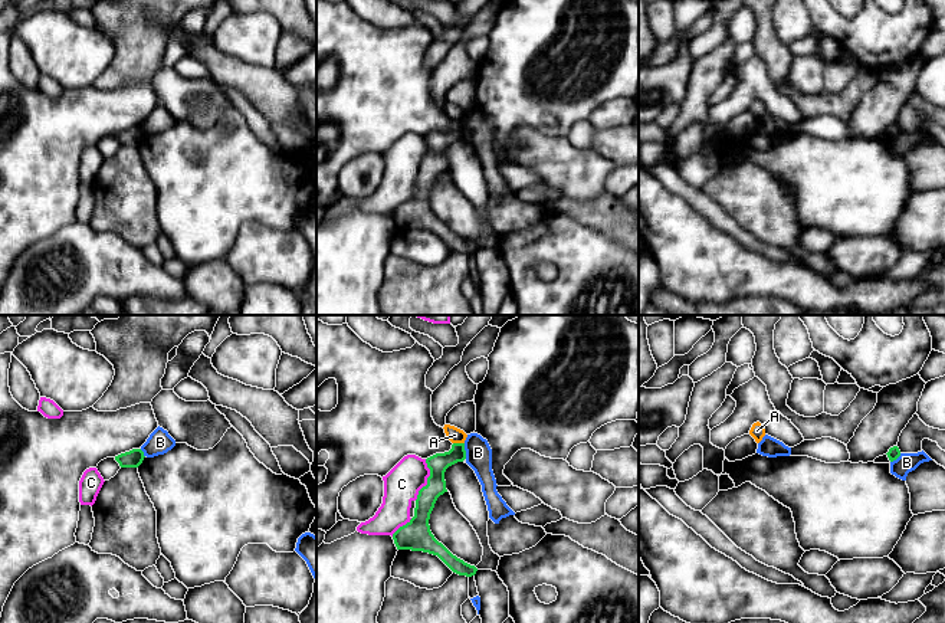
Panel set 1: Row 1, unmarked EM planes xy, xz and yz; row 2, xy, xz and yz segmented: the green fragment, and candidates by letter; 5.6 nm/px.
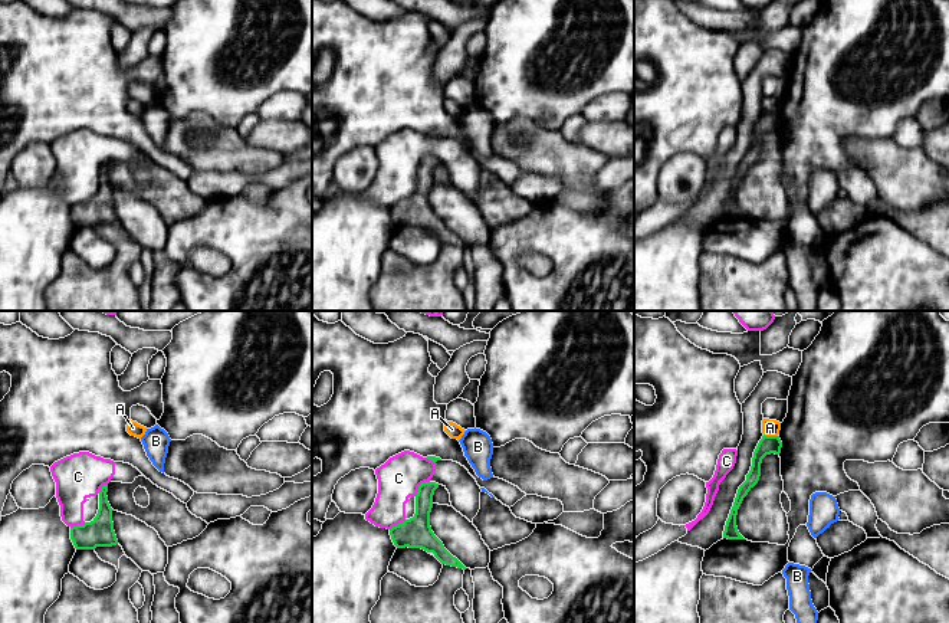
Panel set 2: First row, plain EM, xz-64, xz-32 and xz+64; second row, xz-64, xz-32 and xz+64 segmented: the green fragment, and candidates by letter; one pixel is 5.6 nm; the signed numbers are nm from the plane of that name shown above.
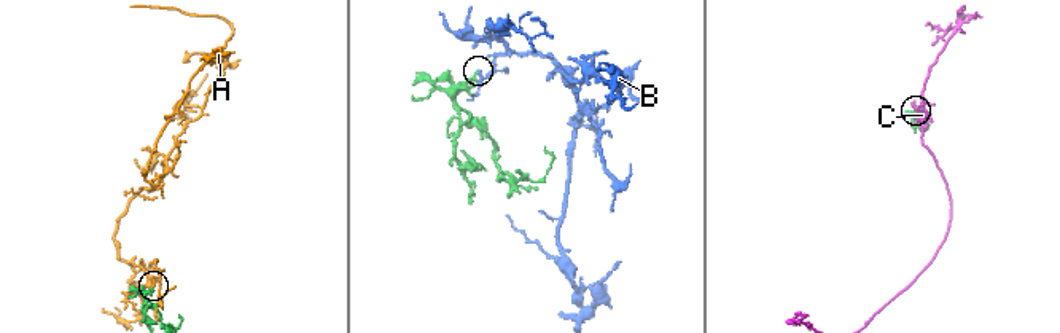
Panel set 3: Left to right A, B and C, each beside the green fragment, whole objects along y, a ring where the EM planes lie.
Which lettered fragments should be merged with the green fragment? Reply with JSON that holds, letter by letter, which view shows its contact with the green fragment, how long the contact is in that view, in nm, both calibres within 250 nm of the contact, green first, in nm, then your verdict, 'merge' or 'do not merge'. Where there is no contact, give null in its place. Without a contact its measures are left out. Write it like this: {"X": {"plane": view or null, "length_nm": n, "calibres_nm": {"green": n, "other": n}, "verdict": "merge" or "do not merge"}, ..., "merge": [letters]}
{"A": {"plane": "xz", "length_nm": 60, "calibres_nm": {"green": 120, "other": 90}, "verdict": "do not merge"}, "B": {"plane": "xz", "length_nm": 90, "calibres_nm": {"green": 120, "other": 140}, "verdict": "do not merge"}, "C": {"plane": "xz", "length_nm": 240, "calibres_nm": {"green": 120, "other": 200}, "verdict": "do not merge"}, "merge": []}

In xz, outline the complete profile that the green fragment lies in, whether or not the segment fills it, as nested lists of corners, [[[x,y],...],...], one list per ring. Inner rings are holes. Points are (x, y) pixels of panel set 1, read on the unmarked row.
[[[453,121],[444,131],[436,131],[426,137],[430,154],[427,163],[419,168],[414,194],[394,212],[397,227],[423,229],[437,233],[453,250],[472,255],[478,246],[453,233],[430,209],[429,197],[440,173],[447,170],[444,150],[449,144],[466,137],[465,121]]]

